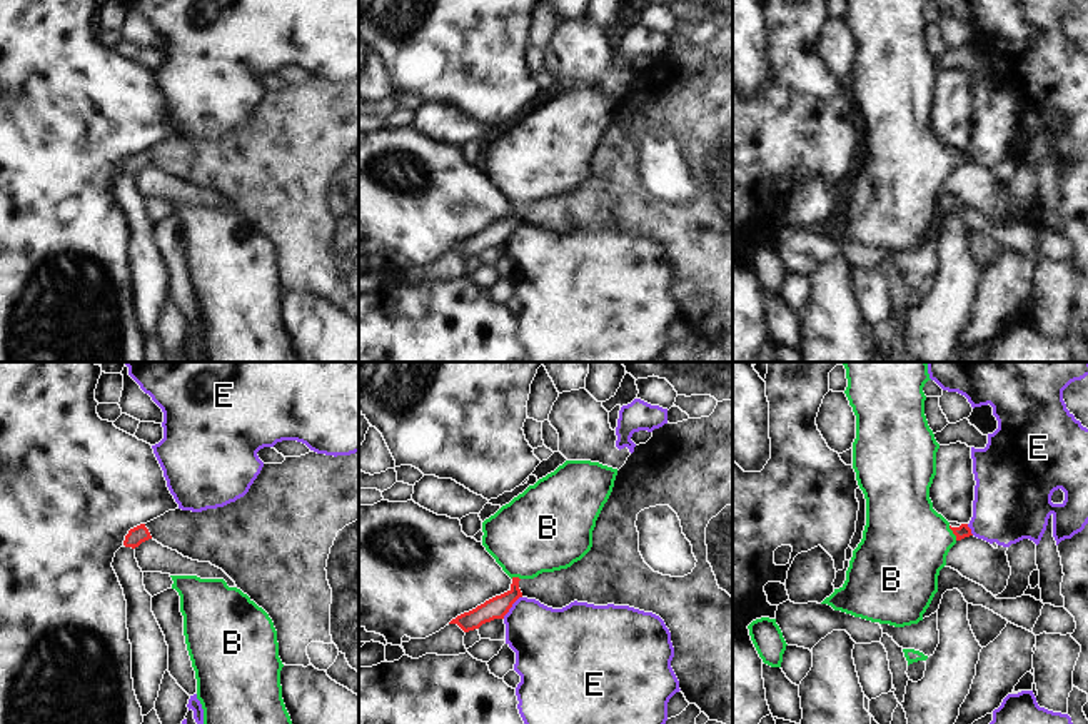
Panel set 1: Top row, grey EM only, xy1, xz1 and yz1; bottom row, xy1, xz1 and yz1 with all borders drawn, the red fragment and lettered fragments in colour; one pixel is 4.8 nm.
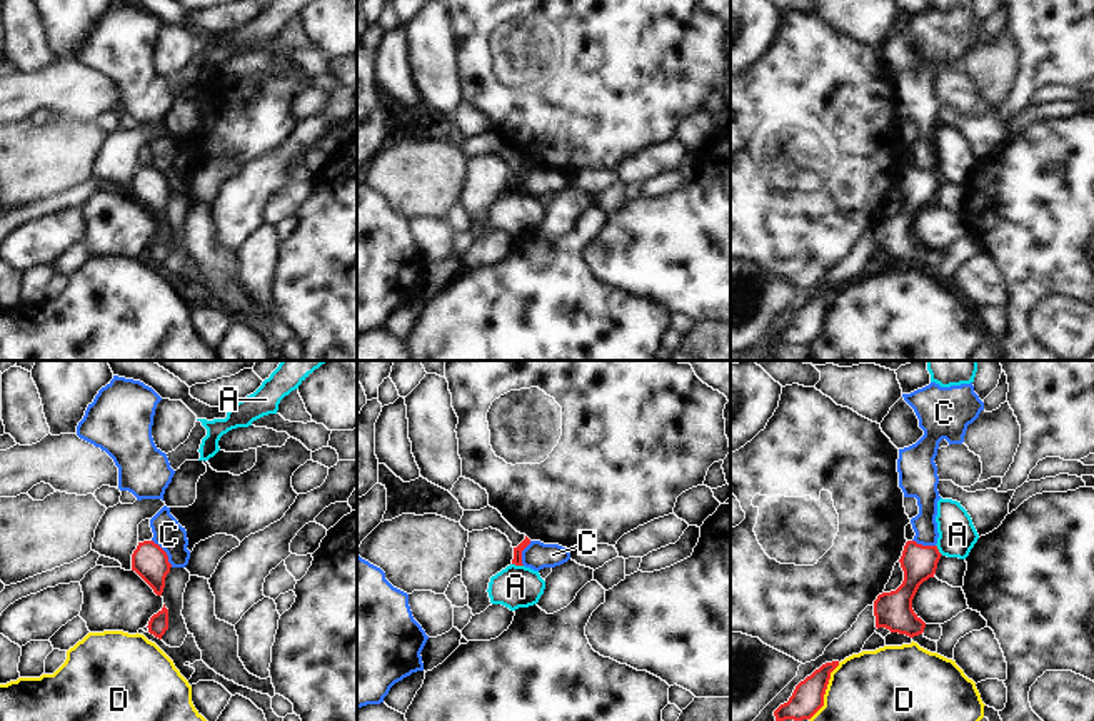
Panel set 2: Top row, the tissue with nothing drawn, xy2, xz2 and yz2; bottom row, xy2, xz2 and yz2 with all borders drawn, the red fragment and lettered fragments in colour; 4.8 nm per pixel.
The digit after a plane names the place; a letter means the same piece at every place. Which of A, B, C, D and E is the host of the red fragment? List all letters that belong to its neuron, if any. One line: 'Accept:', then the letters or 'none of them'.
Accept: B

